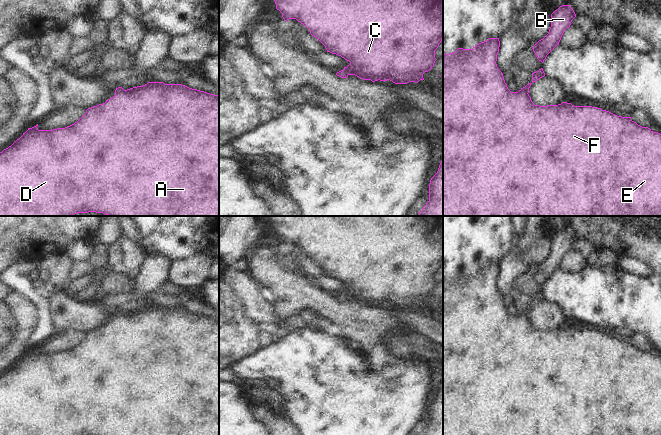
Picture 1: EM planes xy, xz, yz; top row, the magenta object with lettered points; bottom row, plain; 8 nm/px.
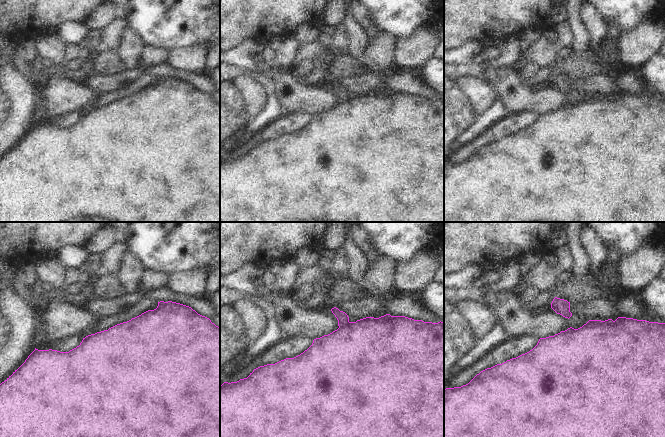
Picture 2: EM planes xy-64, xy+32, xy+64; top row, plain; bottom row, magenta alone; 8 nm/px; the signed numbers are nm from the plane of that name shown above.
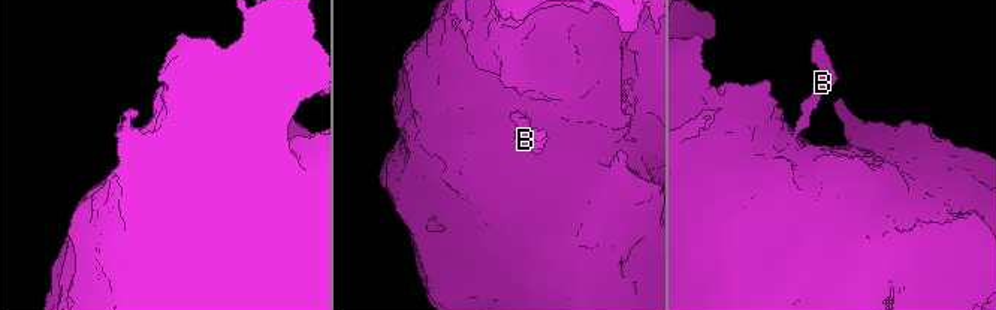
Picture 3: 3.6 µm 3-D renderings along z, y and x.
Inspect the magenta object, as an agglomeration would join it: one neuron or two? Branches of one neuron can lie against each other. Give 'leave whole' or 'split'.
leave whole

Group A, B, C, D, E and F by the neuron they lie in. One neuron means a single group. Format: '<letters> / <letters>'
A B C D E F

